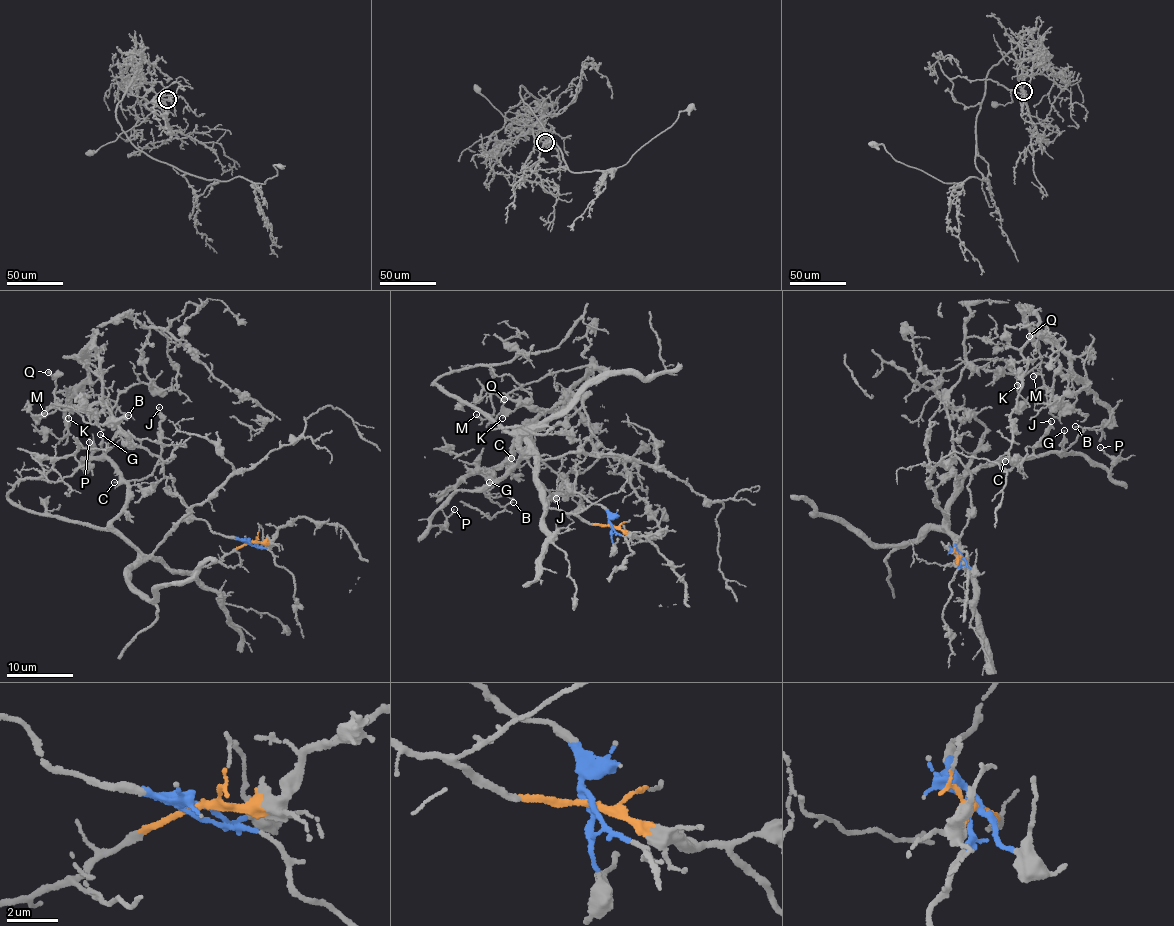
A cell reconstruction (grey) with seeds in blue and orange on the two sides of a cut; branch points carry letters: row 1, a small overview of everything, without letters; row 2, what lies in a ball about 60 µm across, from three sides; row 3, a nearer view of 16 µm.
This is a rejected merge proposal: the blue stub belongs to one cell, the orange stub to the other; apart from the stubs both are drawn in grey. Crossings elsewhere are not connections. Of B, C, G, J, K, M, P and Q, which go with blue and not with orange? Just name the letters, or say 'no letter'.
K, M, Q

